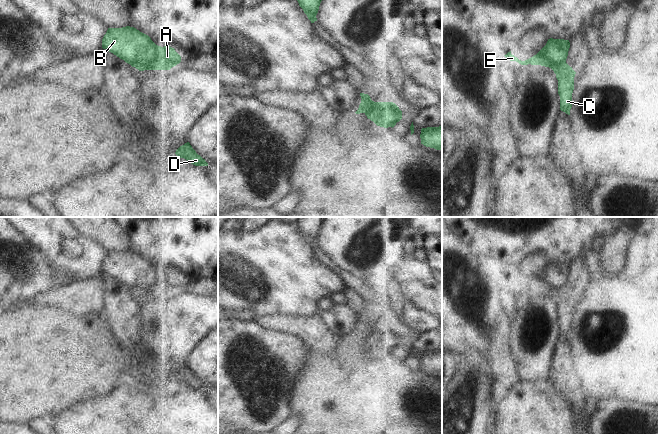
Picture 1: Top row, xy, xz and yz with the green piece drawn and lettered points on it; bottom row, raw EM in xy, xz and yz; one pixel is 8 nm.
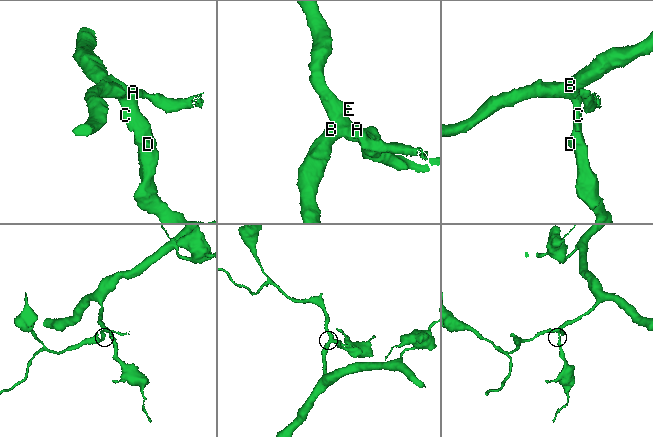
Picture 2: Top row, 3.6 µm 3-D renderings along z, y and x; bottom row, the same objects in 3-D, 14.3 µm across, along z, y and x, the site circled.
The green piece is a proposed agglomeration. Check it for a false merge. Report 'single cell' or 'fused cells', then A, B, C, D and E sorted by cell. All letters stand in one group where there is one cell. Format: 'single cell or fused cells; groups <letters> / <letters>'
fused cells; groups A B E / C D

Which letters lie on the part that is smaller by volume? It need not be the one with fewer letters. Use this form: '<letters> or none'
C, D

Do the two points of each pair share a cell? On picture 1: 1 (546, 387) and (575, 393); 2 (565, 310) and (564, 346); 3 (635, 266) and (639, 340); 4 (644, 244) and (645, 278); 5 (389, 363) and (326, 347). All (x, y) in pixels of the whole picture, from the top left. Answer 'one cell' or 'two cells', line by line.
1: two cells
2: two cells
3: two cells
4: one cell
5: two cells

